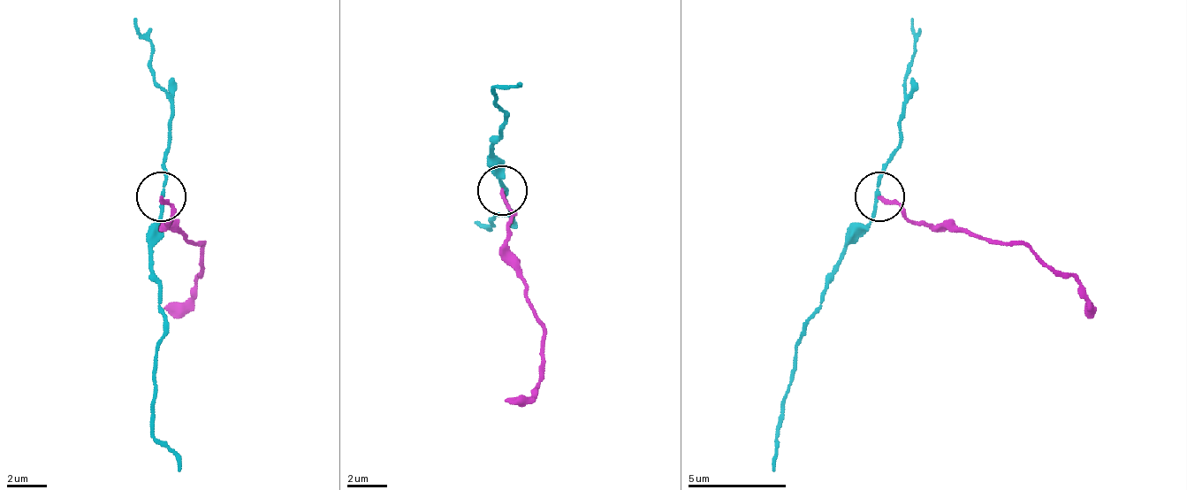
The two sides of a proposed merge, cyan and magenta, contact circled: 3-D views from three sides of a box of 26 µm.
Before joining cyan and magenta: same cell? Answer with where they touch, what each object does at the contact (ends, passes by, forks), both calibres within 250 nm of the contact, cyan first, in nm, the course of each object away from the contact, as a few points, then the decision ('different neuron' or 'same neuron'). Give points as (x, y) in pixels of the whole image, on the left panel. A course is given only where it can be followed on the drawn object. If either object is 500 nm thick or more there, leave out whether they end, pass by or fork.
(161, 196) | cyan passes by | magenta ends | 140/180 nm | cyan via (160, 193), (160, 218), (150, 267), (164, 336), (155, 346), (155, 435), (179, 470) | magenta via (160, 197), (170, 227), (204, 242), (204, 271), (185, 302), (164, 311) | different neuron

